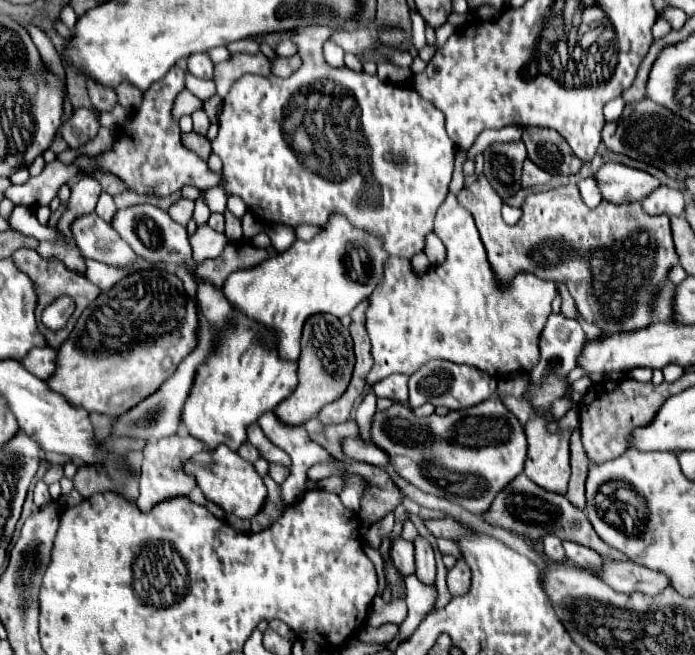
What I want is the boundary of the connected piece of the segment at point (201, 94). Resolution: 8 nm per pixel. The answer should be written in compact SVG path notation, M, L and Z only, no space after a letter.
M187 73L185 76L186 88L196 95L202 102L216 94L216 86L213 80L201 80Z

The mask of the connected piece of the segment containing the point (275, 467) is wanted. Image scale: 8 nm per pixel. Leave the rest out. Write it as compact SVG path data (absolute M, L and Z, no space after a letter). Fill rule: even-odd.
M271 464L269 466L269 476L277 482L277 484L283 484L285 480L287 480L287 476L289 476L289 468L287 466L283 466L283 464Z

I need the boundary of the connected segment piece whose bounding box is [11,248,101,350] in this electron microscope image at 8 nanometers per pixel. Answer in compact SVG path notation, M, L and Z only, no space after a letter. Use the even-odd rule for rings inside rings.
M19 248L19 250L11 256L11 260L13 260L15 266L17 266L21 272L25 272L25 274L35 282L35 286L37 286L37 292L39 292L37 318L39 318L39 314L41 314L55 298L59 298L59 296L71 296L71 298L73 298L73 302L75 302L75 312L73 312L73 316L69 318L67 326L63 326L61 330L49 330L49 332L47 332L47 342L51 344L51 348L57 350L57 346L61 346L61 342L63 342L63 340L69 336L69 332L73 330L73 326L75 326L77 318L81 316L81 312L101 294L101 290L99 290L93 282L89 282L85 276L81 276L81 274L69 270L61 260L57 260L57 258L43 258L43 256L37 254L37 250Z

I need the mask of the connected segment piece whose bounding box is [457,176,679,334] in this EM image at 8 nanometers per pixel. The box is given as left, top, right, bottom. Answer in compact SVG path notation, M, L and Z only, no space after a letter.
M479 176L475 184L463 188L457 194L457 200L465 210L473 214L481 240L487 248L489 262L503 284L507 284L513 274L521 270L529 270L545 280L565 282L577 304L579 314L585 320L595 322L601 328L601 334L647 326L651 322L651 298L659 290L661 282L667 278L667 270L679 262L673 246L669 216L649 216L645 214L641 202L613 204L603 200L597 208L589 208L577 190L577 184L567 184L547 192L531 194L531 198L523 202L523 216L515 226L503 222L499 212L499 194L489 186L485 176Z

